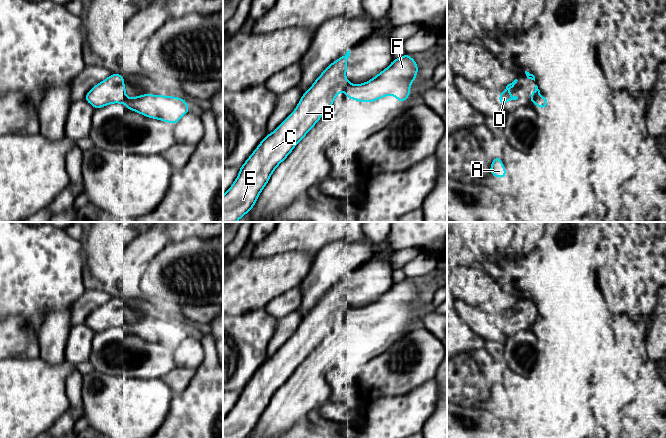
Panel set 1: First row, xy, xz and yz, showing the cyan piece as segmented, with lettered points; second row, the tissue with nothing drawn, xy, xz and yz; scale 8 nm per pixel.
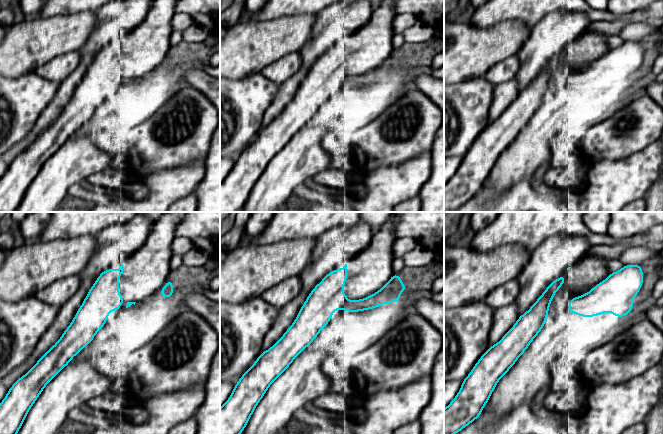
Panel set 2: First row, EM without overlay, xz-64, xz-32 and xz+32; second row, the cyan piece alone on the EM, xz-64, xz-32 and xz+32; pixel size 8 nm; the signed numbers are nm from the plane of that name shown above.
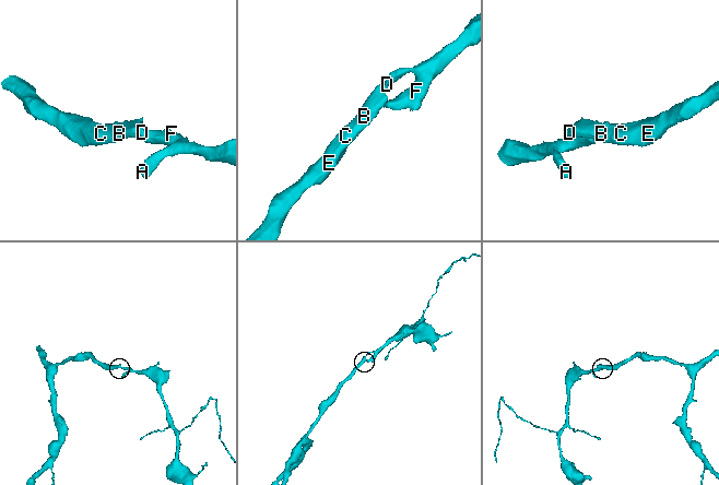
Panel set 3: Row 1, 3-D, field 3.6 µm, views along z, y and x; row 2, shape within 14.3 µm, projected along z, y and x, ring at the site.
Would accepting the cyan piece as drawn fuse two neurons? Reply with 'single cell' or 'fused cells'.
fused cells

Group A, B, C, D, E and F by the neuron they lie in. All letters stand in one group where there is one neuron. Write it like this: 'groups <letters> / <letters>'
groups A F / B C D E

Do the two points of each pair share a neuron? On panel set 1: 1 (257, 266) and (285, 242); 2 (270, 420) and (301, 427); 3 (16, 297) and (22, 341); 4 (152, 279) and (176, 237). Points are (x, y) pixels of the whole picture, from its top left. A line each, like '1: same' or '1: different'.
1: different
2: different
3: different
4: different

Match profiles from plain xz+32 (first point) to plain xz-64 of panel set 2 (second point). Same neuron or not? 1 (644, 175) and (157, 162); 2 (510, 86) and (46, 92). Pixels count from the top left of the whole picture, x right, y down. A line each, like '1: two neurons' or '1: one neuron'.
1: two neurons
2: two neurons

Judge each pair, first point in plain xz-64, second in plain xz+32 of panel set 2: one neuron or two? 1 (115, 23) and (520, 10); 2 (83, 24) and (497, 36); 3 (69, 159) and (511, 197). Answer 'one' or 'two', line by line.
1: two
2: one
3: two

